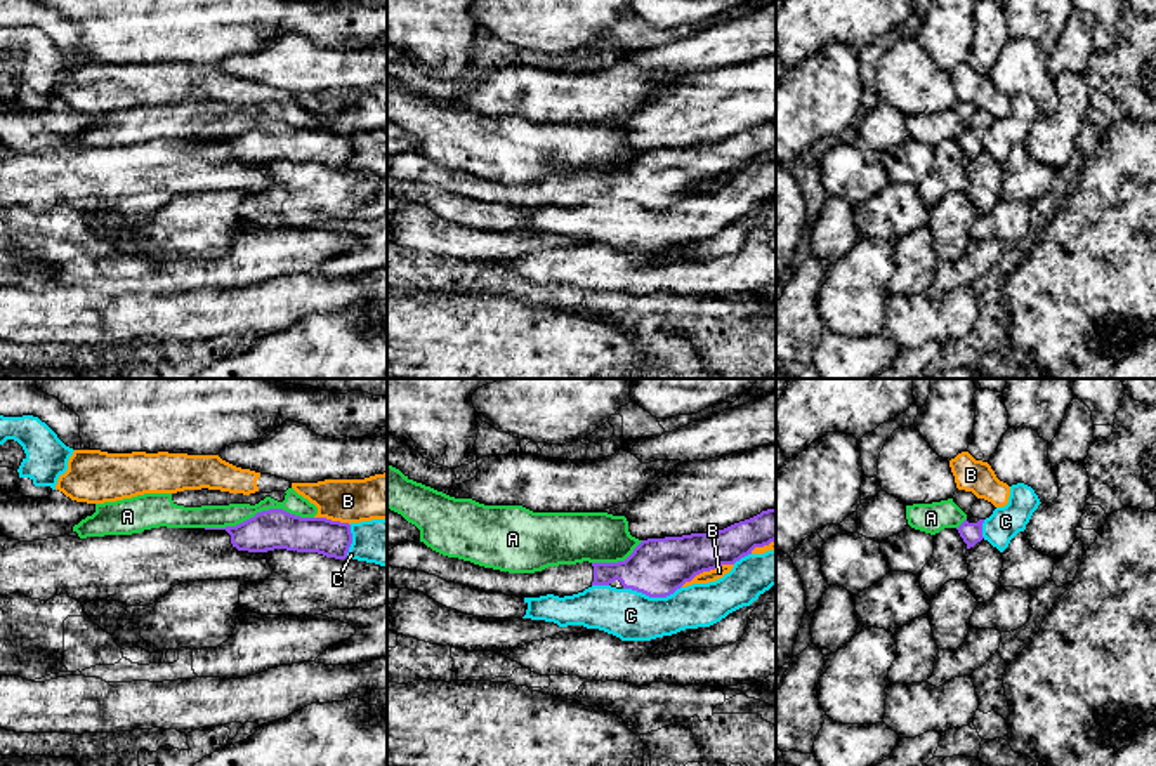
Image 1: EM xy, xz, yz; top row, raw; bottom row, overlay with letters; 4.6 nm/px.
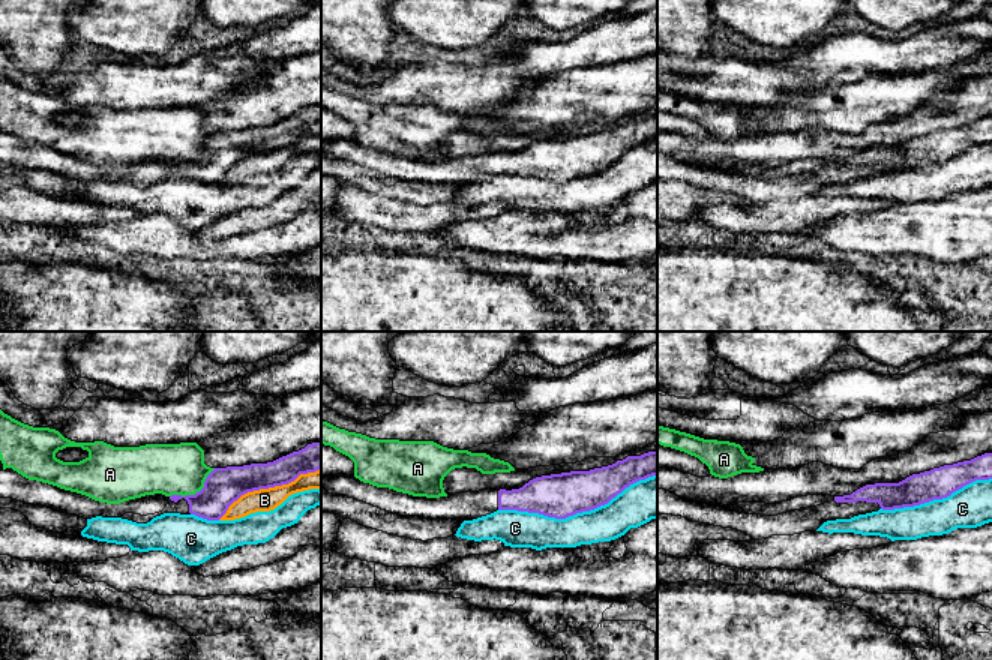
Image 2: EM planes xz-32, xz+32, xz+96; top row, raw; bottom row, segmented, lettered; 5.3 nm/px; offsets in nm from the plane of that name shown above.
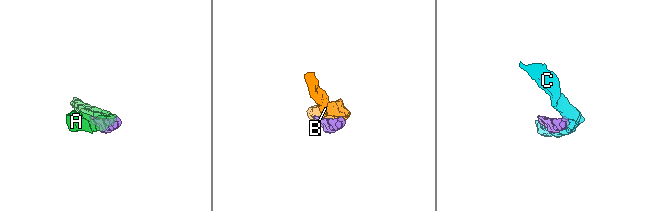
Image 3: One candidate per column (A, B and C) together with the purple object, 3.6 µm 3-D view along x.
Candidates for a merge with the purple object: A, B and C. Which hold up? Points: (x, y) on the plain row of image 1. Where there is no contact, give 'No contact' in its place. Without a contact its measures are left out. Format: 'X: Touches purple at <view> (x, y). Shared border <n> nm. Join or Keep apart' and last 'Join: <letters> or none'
A: Touches purple at xy (259, 124). Shared border 500 nm. Keep apart
B: Touches purple at xz (707, 181). Shared border 260 nm. Keep apart
C: Touches purple at xz (651, 207). Shared border 280 nm. Keep apart
Join: none

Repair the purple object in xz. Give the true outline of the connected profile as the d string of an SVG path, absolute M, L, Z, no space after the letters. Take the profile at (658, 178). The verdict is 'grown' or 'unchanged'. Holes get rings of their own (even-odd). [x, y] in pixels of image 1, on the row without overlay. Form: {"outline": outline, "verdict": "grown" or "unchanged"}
{"outline": "M767 120L719 142L642 151L625 172L618 174L583 172L548 177L535 184L509 184L443 167L424 153L413 151L387 162L387 175L517 208L547 205L564 208L592 196L609 196L614 191L620 191L623 200L649 208L667 208L696 186L722 175L734 175L755 158L774 151L776 120Z", "verdict": "grown"}

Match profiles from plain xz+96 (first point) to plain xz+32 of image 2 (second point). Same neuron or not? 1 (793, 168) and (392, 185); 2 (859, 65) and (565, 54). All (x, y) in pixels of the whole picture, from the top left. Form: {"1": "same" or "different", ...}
{"1": "different", "2": "same"}

